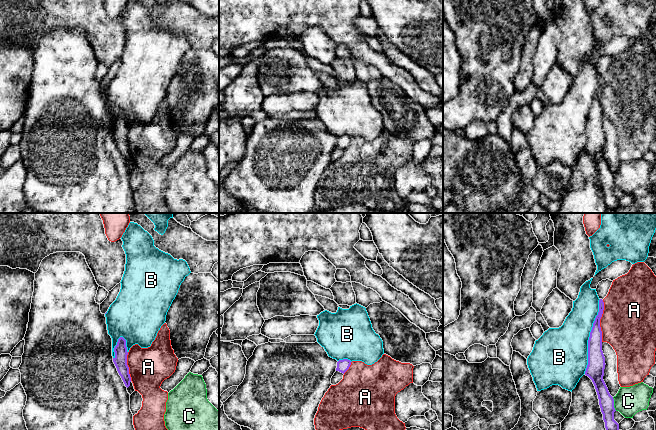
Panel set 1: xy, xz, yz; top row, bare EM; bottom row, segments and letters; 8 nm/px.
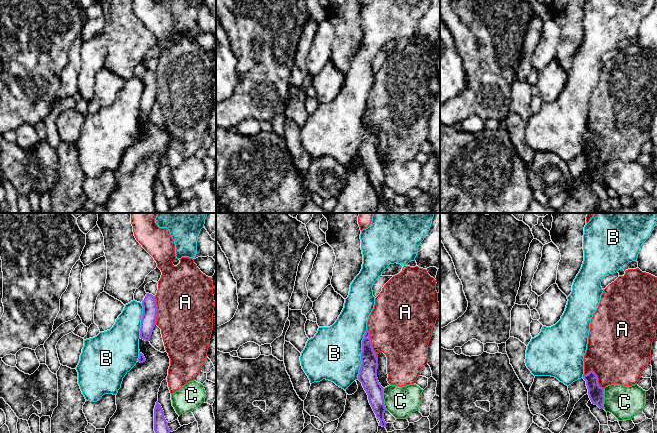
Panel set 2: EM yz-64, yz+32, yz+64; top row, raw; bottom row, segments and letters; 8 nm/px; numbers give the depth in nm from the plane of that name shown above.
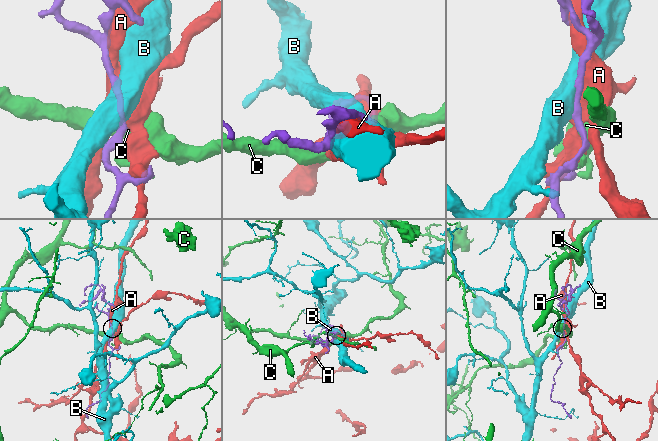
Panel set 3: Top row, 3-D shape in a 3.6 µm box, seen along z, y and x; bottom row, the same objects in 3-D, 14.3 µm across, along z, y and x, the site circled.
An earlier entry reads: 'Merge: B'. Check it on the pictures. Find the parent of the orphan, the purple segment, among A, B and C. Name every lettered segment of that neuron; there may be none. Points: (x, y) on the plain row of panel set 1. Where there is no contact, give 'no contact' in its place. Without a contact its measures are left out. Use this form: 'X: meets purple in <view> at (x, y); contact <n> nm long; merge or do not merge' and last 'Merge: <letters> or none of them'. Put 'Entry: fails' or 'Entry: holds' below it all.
A: meets purple in yz at (599, 97); contact 340 nm long; do not merge
B: meets purple in yz at (590, 112); contact 600 nm long; merge
C: meets purple in yz at (613, 180); contact 120 nm long; do not merge
Merge: B
Entry: holds

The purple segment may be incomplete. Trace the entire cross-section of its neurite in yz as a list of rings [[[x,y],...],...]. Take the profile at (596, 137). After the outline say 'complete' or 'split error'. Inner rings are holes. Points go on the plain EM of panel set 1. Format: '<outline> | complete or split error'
[[[600,75],[599,88],[593,99],[588,116],[588,141],[585,151],[592,156],[595,162],[606,207],[615,210],[619,207],[619,200],[614,196],[614,188],[616,187],[614,184],[614,175],[610,171],[603,156],[606,141],[602,127],[602,107],[600,103],[600,95],[602,93],[603,86],[604,78]]] | complete

